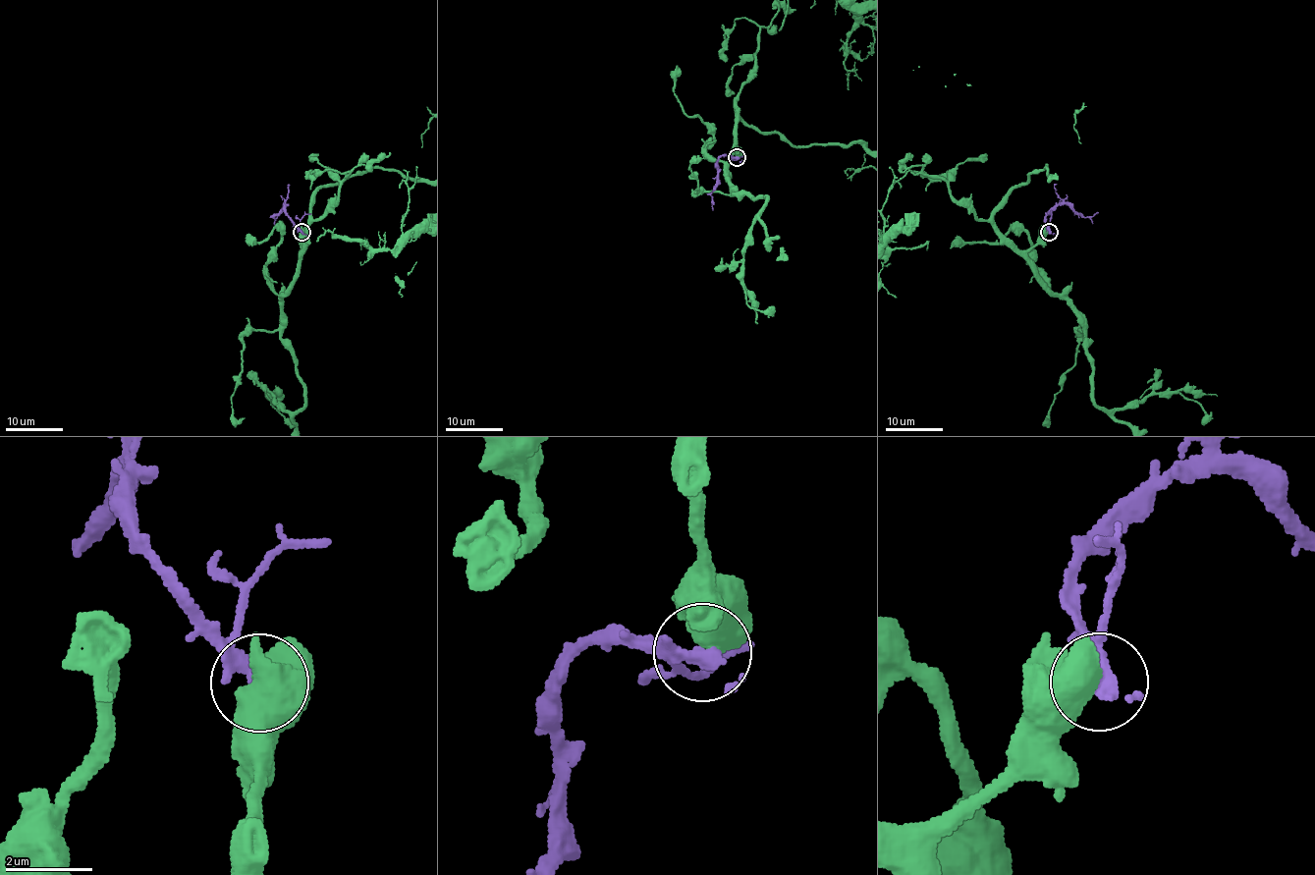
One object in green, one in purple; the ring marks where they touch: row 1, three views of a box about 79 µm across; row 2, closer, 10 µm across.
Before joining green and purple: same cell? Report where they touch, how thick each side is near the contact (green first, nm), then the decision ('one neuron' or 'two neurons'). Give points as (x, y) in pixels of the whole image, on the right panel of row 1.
(1049, 232) | 750/240 nm | two neurons

